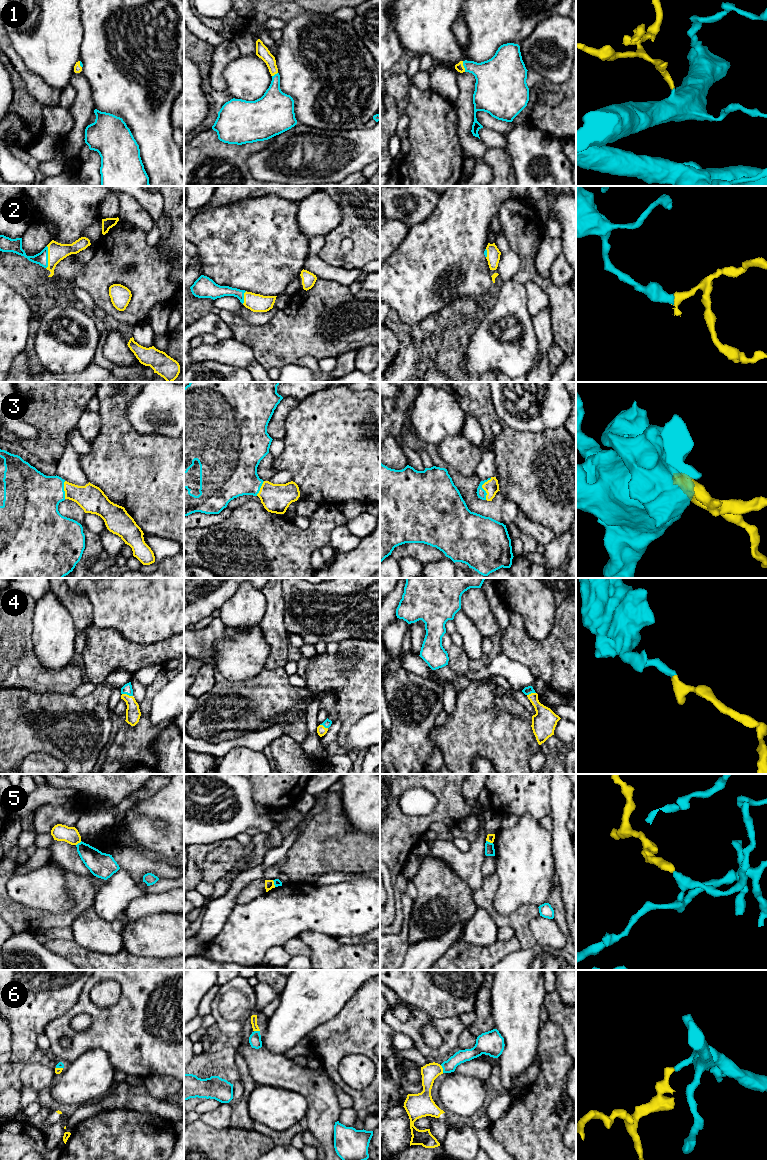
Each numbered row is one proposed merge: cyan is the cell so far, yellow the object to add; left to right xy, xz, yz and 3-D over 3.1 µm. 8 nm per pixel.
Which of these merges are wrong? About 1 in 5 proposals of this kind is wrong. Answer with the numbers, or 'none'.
5

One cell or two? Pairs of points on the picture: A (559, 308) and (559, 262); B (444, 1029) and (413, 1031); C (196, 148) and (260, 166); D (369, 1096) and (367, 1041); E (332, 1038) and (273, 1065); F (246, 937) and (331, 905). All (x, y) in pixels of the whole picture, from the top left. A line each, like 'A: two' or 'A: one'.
A: two
B: one
C: two
D: one
E: two
F: one

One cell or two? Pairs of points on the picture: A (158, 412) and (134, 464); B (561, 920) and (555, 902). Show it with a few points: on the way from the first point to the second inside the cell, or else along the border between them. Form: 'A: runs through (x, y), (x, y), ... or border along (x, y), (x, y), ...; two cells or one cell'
A: border along (128, 420), (139, 433), (159, 433), (171, 437); two cells
B: runs through (559, 916), (558, 906); one cell

